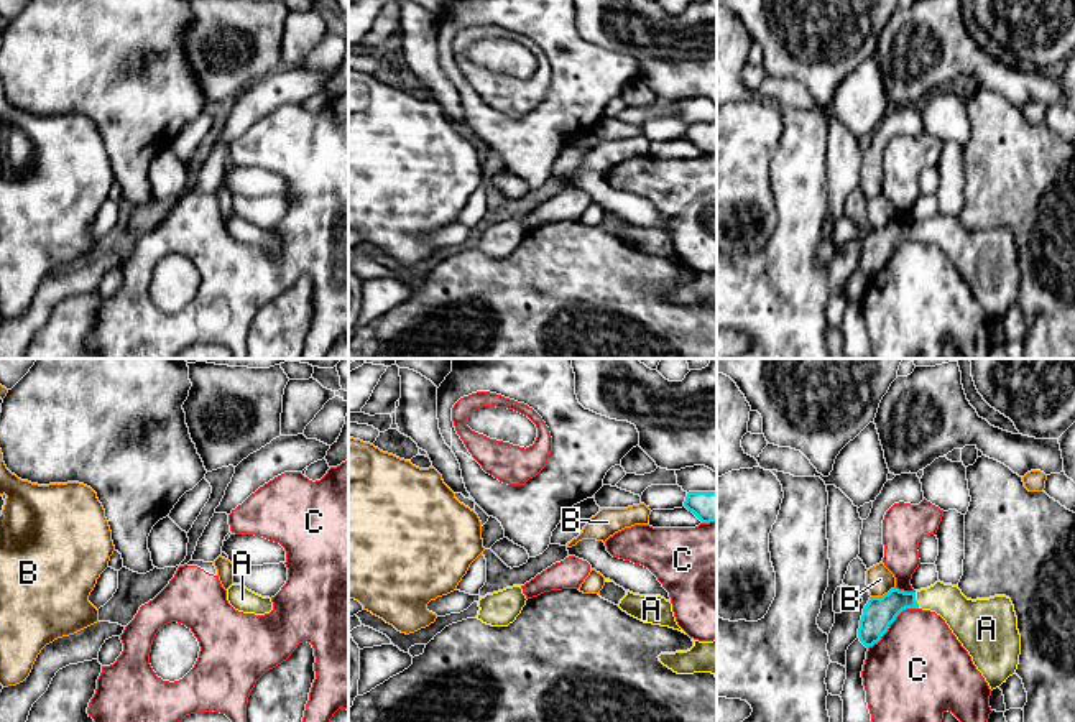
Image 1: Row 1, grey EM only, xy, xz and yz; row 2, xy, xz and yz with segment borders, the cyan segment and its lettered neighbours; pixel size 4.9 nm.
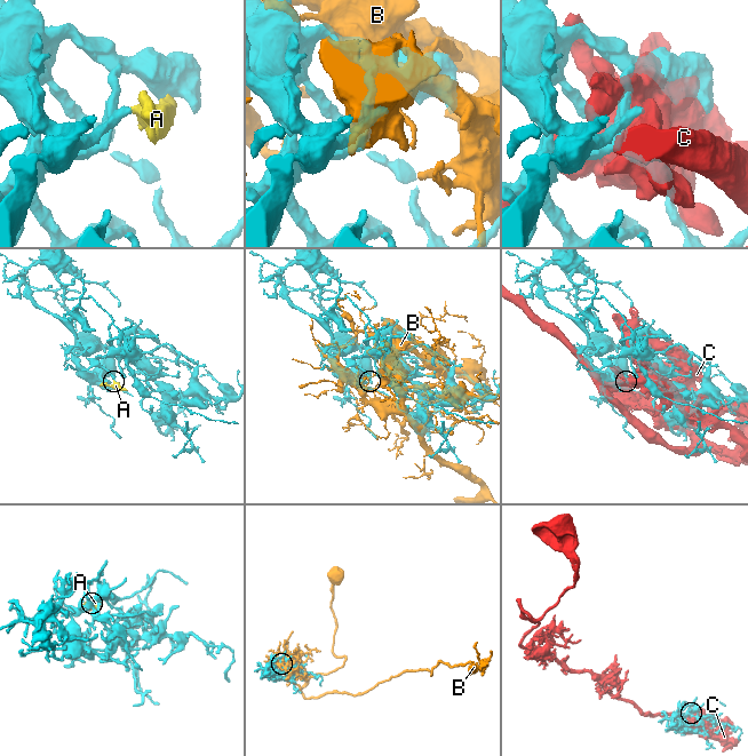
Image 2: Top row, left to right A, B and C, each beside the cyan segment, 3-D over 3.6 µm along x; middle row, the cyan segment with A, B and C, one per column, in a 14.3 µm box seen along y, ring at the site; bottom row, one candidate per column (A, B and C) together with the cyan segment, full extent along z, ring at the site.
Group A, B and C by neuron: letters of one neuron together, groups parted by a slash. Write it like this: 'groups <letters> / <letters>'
groups A / B / C

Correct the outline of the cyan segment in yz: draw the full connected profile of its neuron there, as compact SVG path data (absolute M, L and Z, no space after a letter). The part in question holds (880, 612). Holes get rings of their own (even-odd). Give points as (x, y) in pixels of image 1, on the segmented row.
M940 581L916 592L894 587L883 597L870 597L860 620L860 641L866 648L878 643L906 609L922 609L940 615L968 651L991 691L1016 673L1021 635L1009 597L994 595L971 600L962 594L958 585Z

